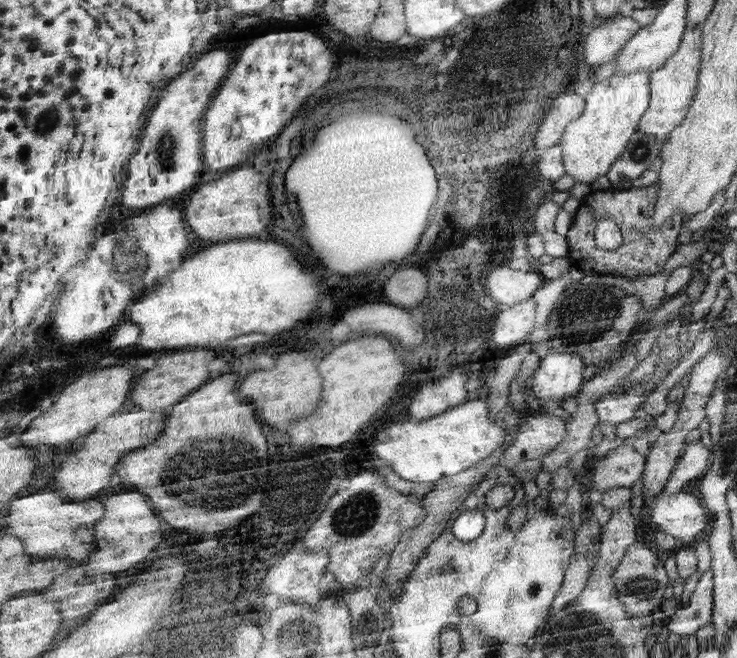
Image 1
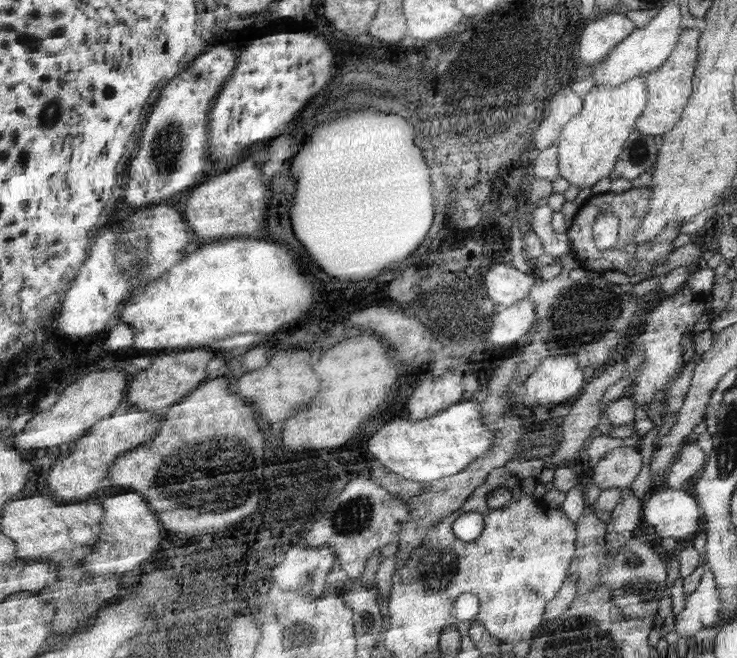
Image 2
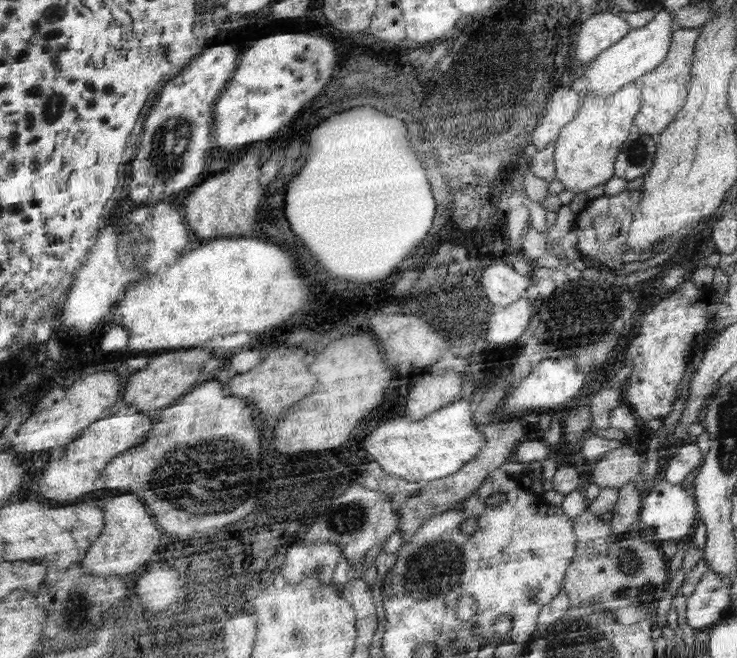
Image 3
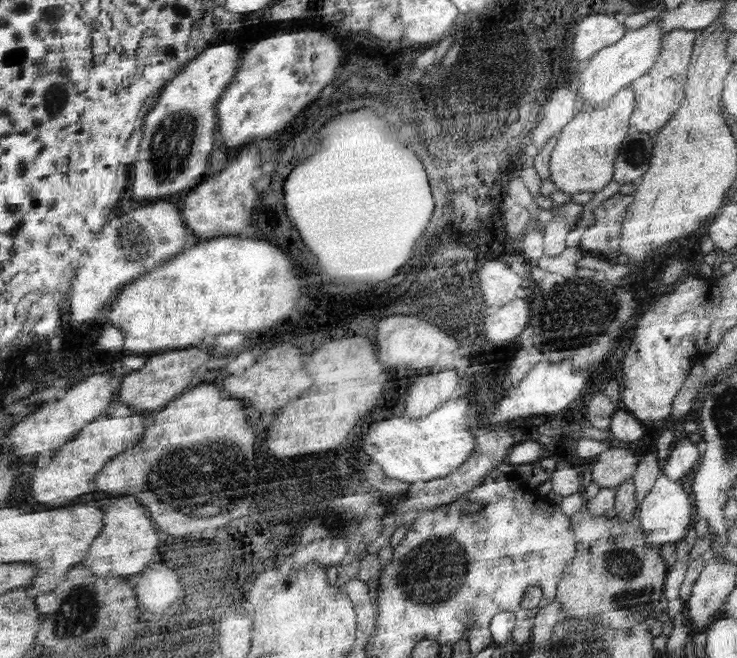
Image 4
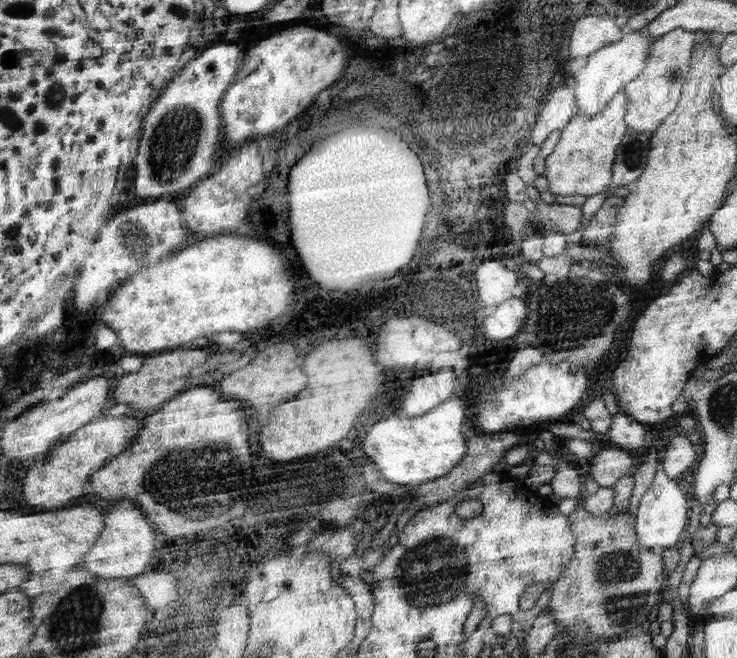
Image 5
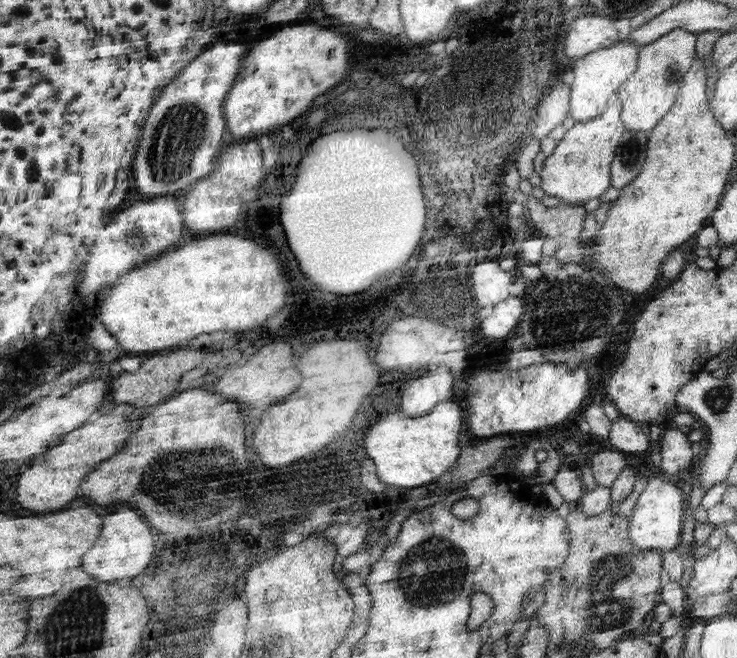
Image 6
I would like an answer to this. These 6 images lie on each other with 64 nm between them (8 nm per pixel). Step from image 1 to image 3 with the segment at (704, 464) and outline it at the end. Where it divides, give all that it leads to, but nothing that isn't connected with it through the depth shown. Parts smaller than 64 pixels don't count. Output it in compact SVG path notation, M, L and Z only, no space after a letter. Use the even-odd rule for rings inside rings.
M683 442L671 450L671 458L663 468L663 476L673 484L681 484L697 468L701 468L701 448L697 444Z

